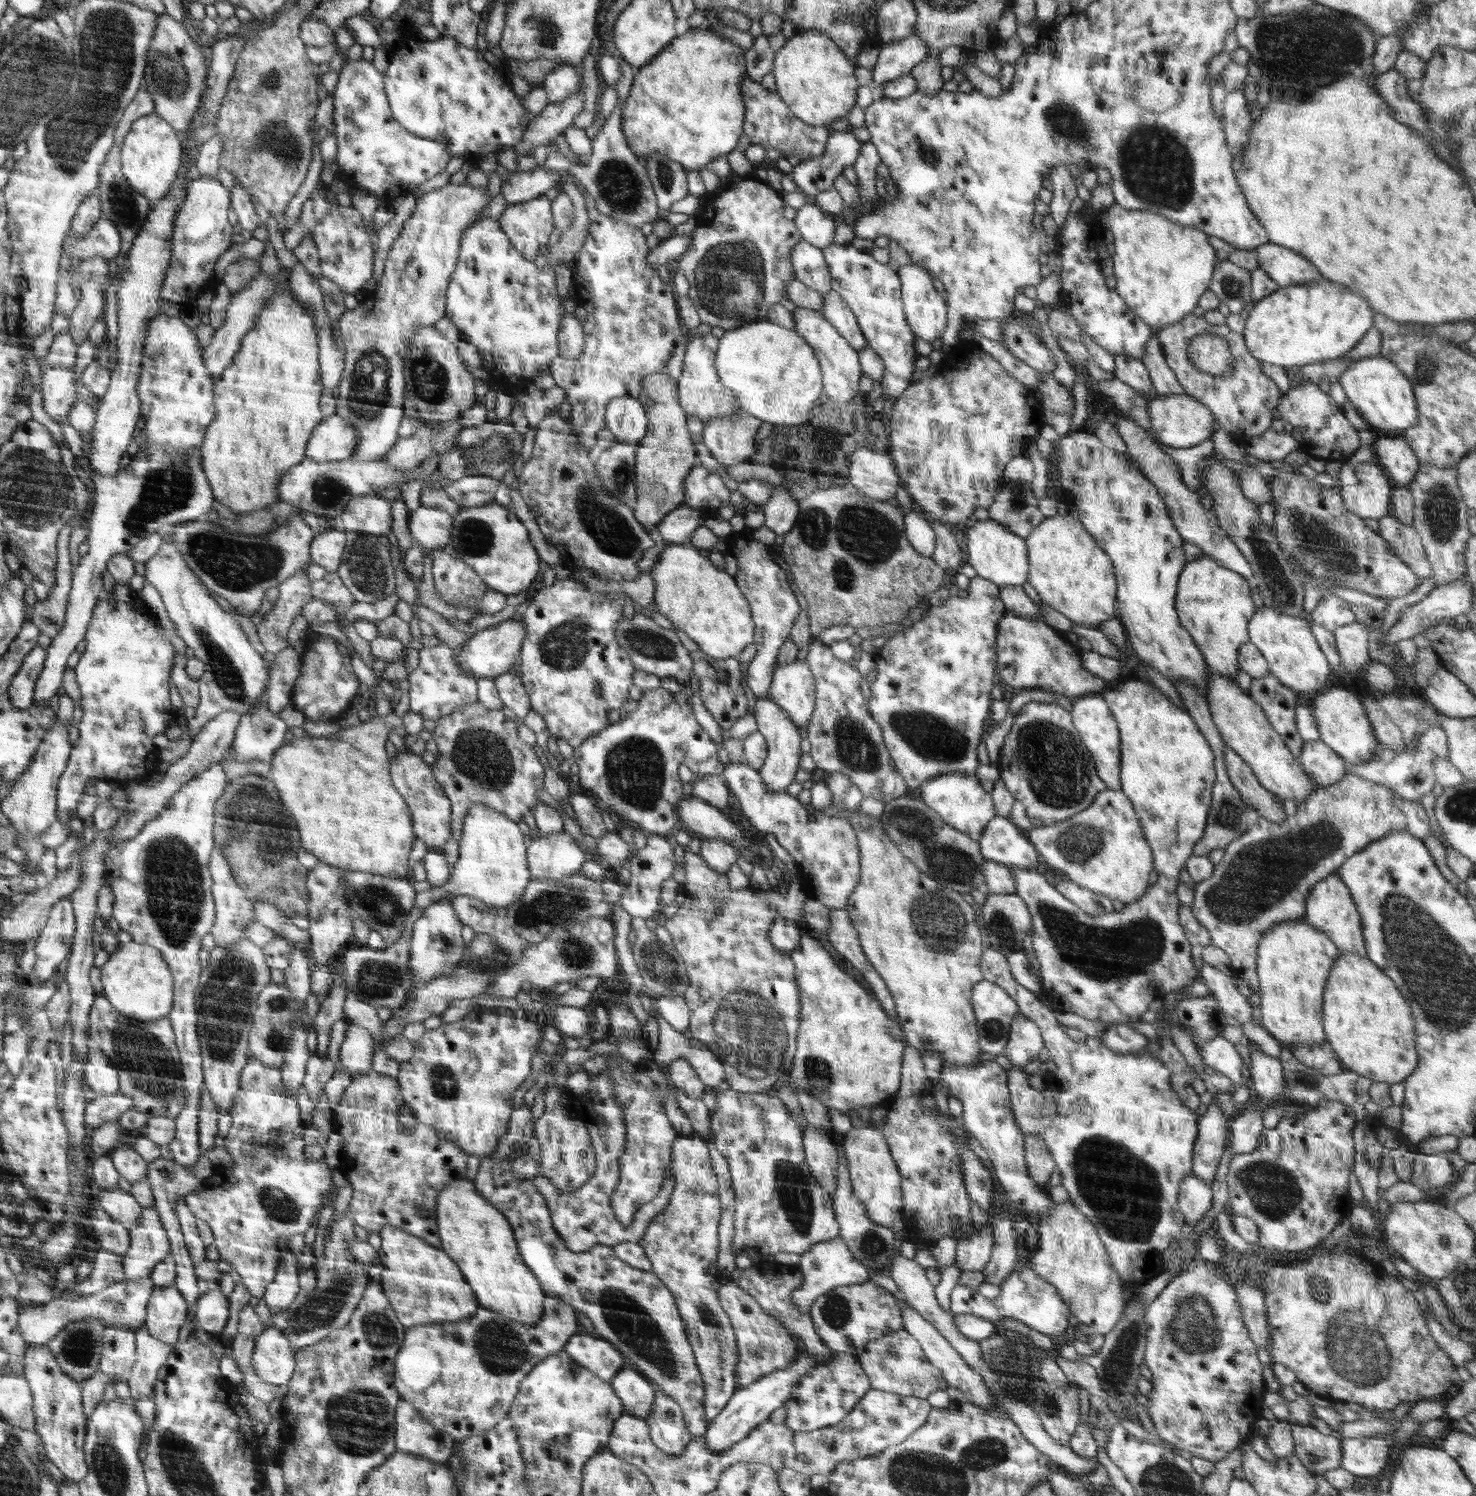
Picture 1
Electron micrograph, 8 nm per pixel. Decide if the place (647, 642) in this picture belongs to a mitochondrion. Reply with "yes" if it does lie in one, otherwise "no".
yes

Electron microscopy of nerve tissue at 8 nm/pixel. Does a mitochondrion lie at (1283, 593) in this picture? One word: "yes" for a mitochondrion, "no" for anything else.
yes

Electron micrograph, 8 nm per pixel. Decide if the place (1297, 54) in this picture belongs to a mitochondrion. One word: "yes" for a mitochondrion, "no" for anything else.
yes

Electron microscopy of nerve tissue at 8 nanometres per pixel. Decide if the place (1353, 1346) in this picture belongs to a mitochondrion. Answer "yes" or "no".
yes

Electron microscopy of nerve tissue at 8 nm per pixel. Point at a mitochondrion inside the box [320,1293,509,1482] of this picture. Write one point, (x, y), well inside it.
(356, 1419)

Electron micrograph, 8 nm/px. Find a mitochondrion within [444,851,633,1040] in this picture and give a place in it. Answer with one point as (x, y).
(559, 904)

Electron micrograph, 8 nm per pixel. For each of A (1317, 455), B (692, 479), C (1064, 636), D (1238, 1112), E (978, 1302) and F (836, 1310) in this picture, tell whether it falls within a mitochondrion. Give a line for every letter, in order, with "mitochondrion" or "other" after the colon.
A: other
B: other
C: other
D: other
E: other
F: mitochondrion

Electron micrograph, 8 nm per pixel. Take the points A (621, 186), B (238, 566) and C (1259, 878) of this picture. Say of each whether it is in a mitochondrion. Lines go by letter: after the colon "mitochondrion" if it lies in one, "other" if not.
A: mitochondrion
B: mitochondrion
C: mitochondrion

